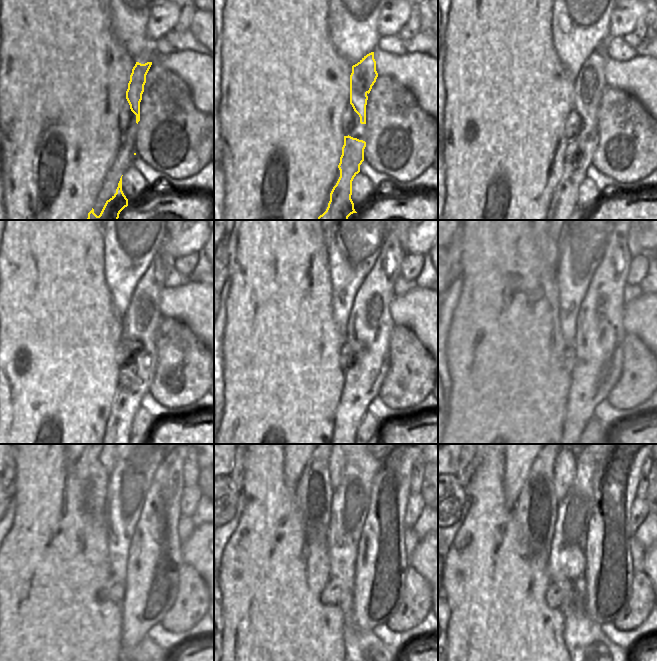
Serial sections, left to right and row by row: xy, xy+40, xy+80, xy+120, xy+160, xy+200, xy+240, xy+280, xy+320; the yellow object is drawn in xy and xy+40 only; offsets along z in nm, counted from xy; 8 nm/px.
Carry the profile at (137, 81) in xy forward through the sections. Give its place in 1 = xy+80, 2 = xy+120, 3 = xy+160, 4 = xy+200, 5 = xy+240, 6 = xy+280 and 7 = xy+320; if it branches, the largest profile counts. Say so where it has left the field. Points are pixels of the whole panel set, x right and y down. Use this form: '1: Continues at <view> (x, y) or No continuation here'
1: Continues at xy+80 (591, 77)
2: Continues at xy+120 (134, 381)
3: Continues at xy+160 (362, 384)
4: Continues at xy+200 (589, 385)
5: Continues at xy+240 (141, 609)
6: Continues at xy+280 (391, 483)
7: Continues at xy+320 (616, 484).

